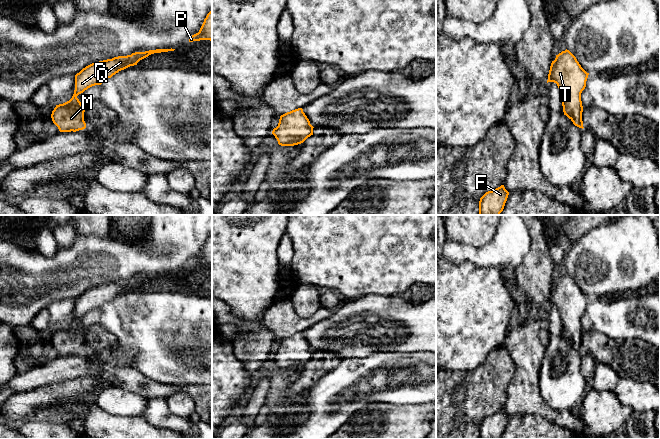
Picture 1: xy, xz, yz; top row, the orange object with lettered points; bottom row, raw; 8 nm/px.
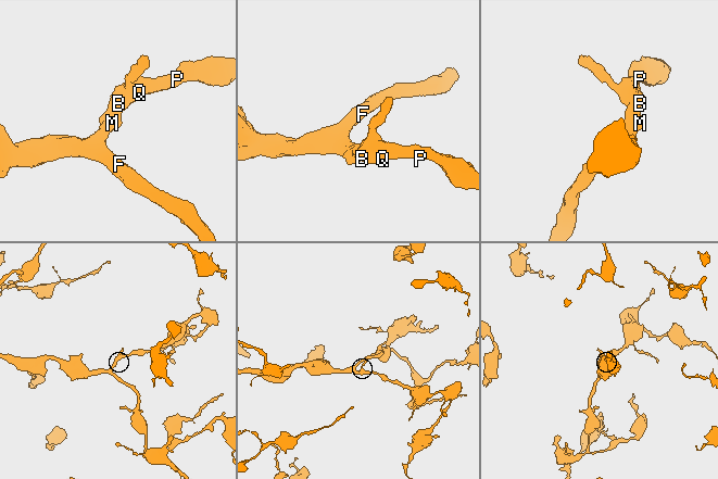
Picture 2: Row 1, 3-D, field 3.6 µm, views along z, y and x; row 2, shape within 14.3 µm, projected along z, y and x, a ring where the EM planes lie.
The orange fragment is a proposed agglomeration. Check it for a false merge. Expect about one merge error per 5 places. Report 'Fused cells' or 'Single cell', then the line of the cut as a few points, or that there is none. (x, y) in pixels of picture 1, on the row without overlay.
Single cell. No split

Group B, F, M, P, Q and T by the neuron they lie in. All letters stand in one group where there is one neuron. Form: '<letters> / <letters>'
B F M P Q T

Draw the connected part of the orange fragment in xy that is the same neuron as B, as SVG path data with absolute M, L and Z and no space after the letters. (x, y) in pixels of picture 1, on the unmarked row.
M156 273L145 276L135 276L127 280L118 280L92 287L75 299L75 314L72 322L56 329L51 342L60 356L76 356L86 352L84 345L85 330L81 328L77 320L88 312L101 309L103 305L113 299L137 287L154 277L174 275L175 273Z

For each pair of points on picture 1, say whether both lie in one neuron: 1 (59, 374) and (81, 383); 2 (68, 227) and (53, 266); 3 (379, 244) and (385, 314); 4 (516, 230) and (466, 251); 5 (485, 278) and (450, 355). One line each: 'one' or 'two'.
1: two
2: two
3: two
4: one
5: one

